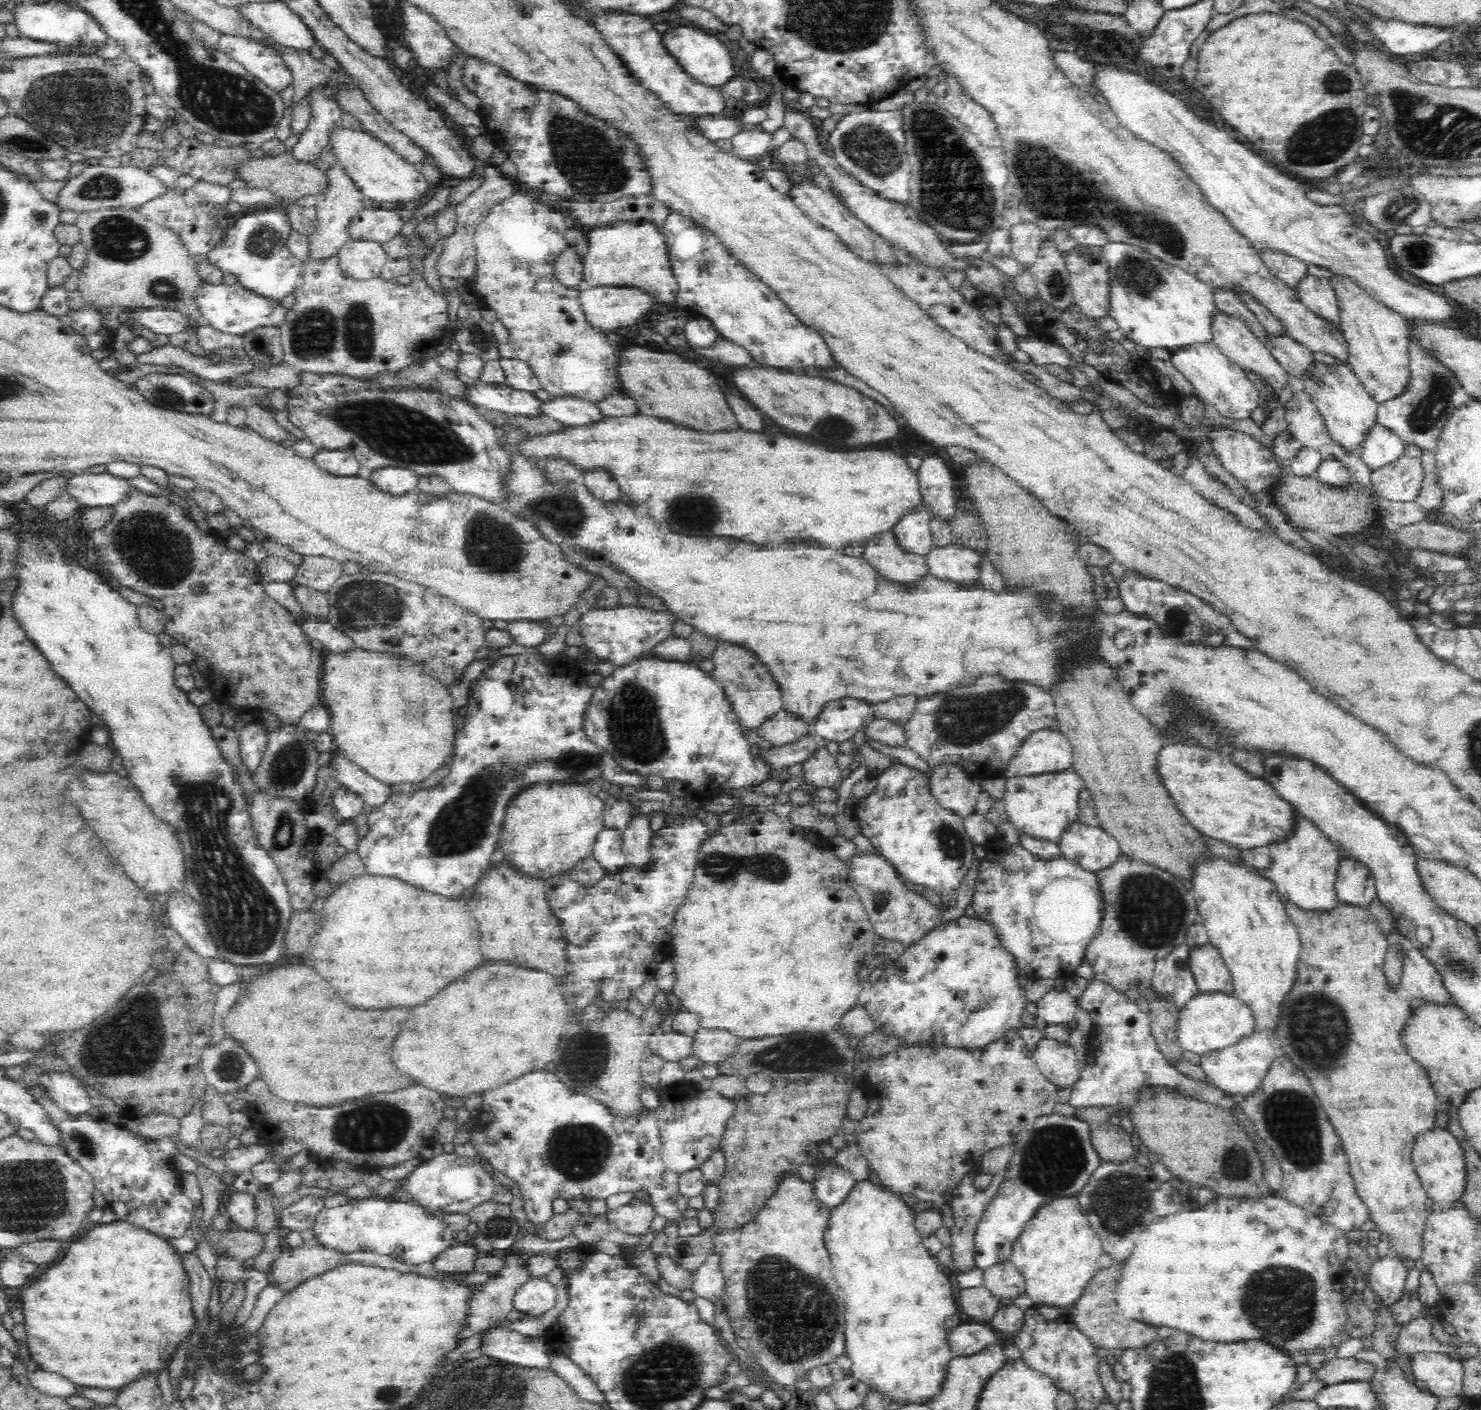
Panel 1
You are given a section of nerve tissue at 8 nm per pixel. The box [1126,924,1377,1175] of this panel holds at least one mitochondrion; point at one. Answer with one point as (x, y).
(1322, 1034)

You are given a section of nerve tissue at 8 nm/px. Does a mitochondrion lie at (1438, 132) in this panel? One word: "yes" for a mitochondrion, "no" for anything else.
yes

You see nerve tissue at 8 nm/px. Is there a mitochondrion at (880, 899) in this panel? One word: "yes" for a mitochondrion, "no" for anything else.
yes

